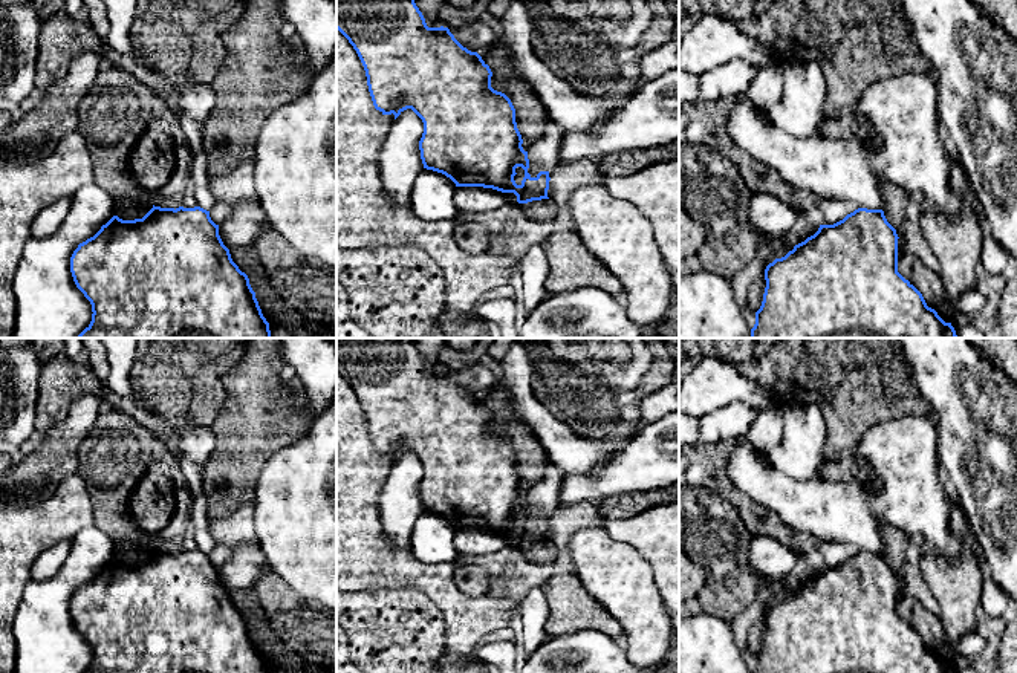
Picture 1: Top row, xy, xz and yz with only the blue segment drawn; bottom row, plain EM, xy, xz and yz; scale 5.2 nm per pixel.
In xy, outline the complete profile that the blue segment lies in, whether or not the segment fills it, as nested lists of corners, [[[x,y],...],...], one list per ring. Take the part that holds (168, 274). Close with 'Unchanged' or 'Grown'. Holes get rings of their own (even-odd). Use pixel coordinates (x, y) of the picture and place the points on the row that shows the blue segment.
[[[154,206],[142,217],[122,220],[113,216],[101,229],[86,242],[80,243],[70,257],[70,272],[76,288],[92,304],[92,321],[76,338],[271,338],[269,323],[262,314],[249,278],[232,262],[229,249],[223,245],[210,211],[194,208],[161,208]]]. Unchanged

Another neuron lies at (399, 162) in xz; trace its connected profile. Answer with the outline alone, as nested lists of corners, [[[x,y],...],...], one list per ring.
[[[407,109],[393,119],[379,150],[378,170],[385,193],[398,206],[408,205],[411,187],[424,170],[419,150],[422,133],[422,119],[411,109]]]

